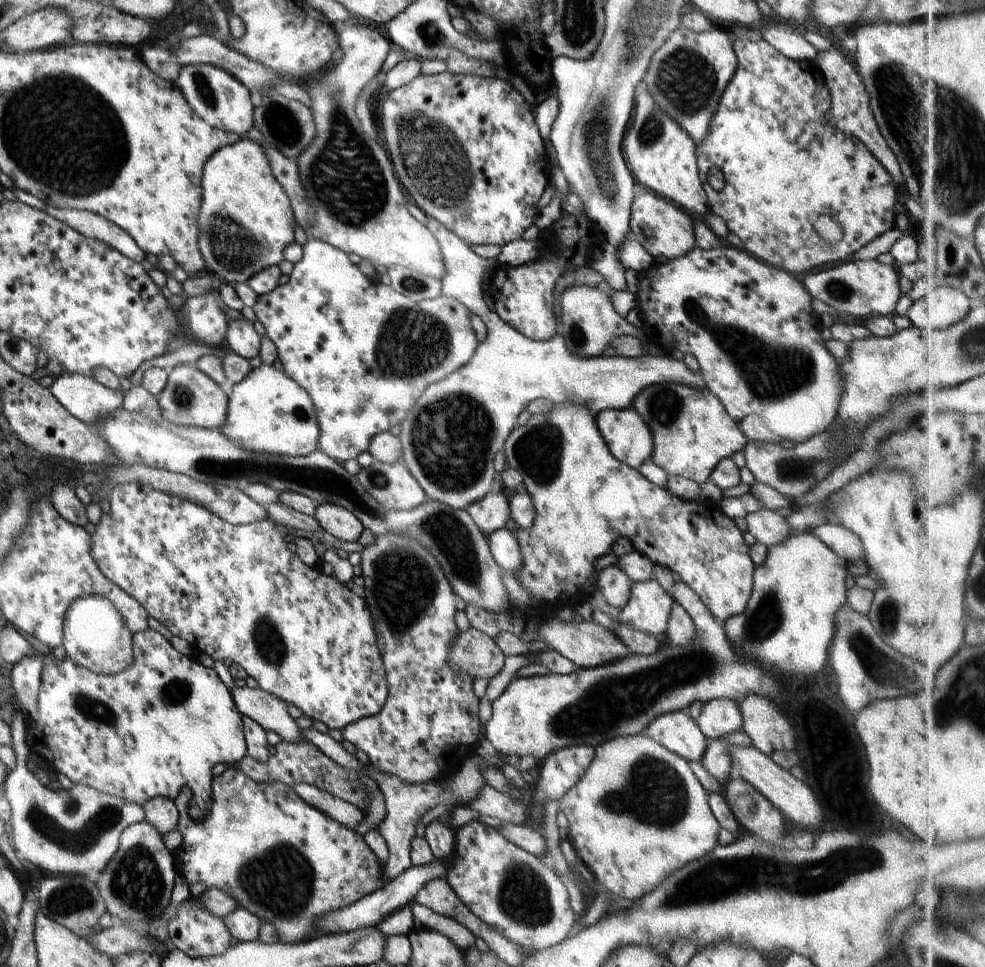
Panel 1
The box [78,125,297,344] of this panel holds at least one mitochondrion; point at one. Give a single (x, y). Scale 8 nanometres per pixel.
(232, 244)

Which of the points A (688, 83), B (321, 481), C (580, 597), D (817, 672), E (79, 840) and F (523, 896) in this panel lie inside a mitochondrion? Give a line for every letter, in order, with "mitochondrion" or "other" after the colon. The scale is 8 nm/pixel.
A: mitochondrion
B: mitochondrion
C: other
D: other
E: mitochondrion
F: mitochondrion

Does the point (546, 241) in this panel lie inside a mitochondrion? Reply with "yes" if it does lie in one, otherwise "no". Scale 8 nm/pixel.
no

